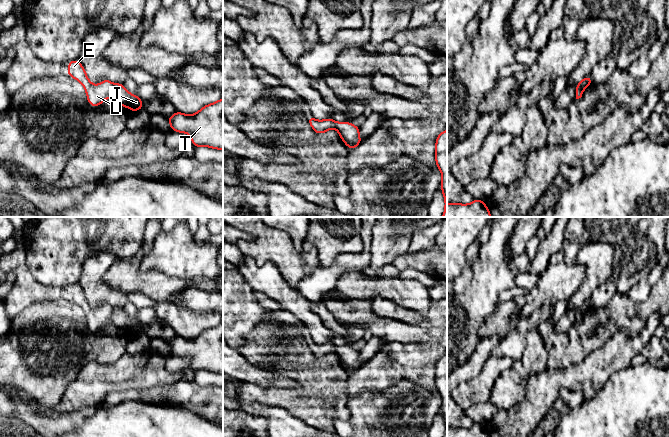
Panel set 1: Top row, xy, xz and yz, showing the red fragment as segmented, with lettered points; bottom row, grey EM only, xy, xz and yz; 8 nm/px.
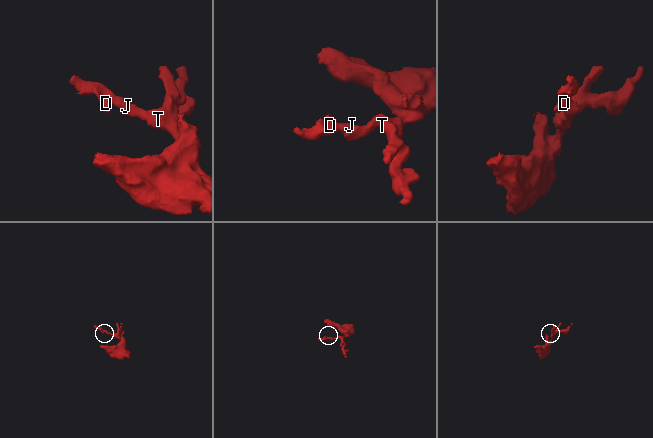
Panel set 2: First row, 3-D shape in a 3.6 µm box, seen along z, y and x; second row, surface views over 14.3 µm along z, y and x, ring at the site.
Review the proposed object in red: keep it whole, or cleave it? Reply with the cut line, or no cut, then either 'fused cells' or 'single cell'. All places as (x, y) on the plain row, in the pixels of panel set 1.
xy (114, 308), (110, 319) | fused cells

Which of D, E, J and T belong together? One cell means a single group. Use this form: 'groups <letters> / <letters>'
groups D E / J T

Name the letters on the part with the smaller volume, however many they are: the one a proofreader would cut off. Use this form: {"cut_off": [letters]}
{"cut_off": ["D", "E"]}

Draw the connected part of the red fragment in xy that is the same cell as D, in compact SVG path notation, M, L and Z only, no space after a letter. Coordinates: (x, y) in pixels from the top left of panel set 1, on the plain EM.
M77 283L69 285L67 299L78 304L84 310L88 328L93 331L98 331L111 320L114 308L108 303L104 303L99 309L93 309L89 305L83 289Z

